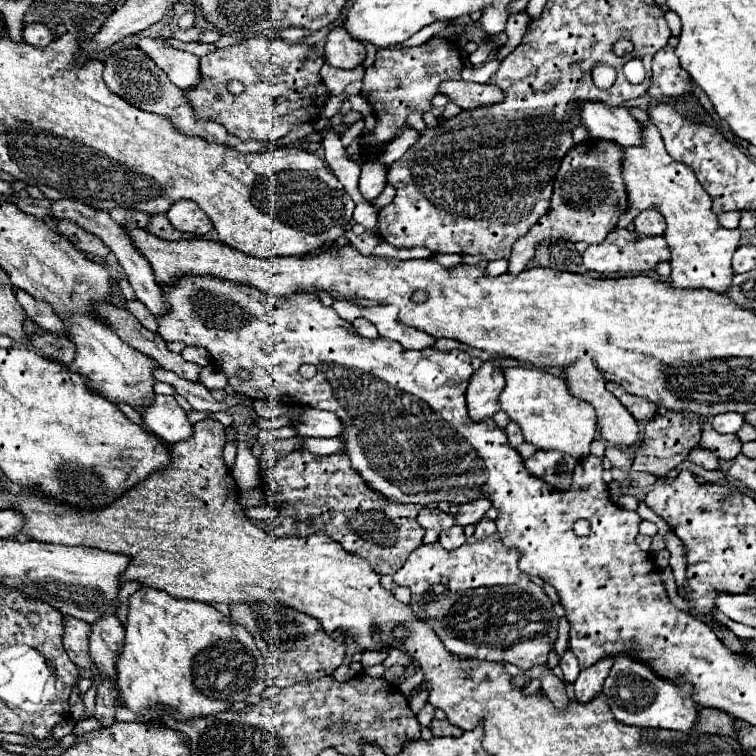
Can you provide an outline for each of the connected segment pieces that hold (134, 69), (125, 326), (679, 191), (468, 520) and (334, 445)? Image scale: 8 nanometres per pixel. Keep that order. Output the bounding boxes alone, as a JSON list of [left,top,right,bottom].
[[103,47,267,153],[95,305,201,381],[623,123,741,293],[455,499,491,527],[301,437,343,455]]

